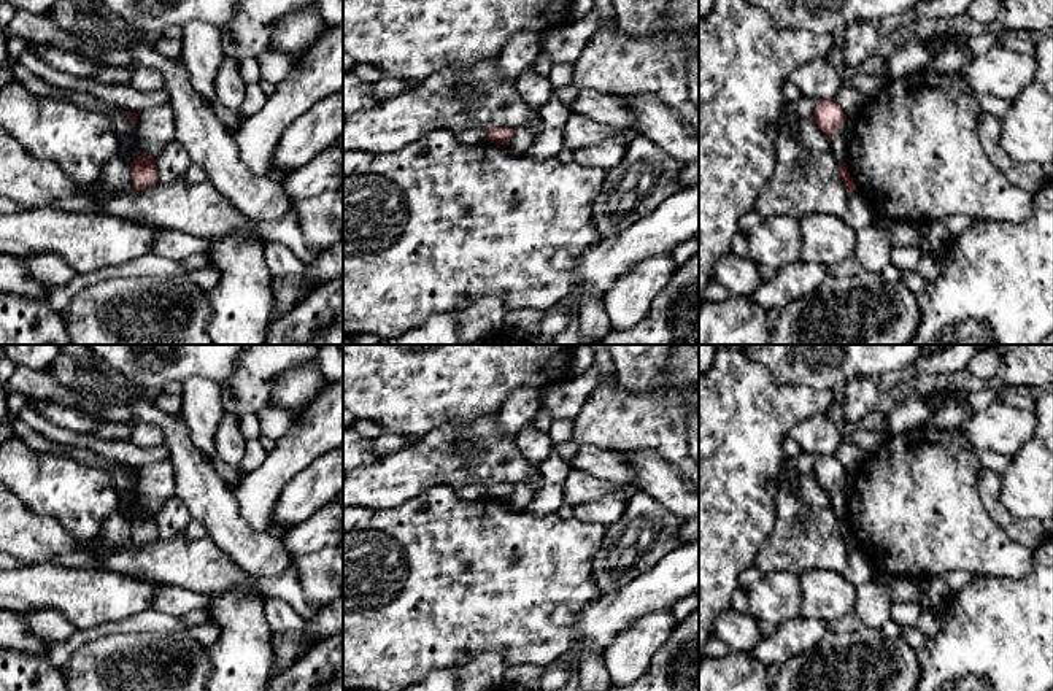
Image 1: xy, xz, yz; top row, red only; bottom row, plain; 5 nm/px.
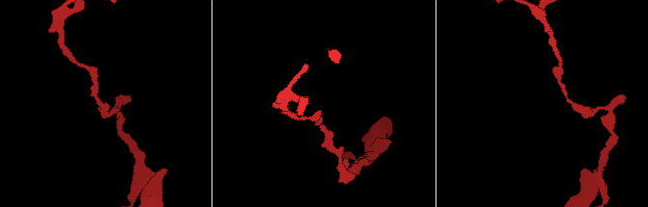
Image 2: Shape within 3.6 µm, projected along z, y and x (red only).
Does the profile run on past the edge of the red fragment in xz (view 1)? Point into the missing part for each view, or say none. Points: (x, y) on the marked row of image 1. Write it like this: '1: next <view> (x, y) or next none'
1: next none

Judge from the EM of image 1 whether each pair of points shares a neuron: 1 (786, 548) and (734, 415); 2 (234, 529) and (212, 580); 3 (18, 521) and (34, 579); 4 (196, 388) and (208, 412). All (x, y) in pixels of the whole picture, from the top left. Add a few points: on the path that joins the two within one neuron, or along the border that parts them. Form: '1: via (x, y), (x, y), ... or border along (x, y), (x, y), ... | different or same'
1: border along (780, 485), (775, 494), (775, 526), (756, 553) | different
2: border along (208, 534), (253, 577) | different
3: border along (48, 561), (27, 564) | different
4: via (199, 394), (202, 405) | same

